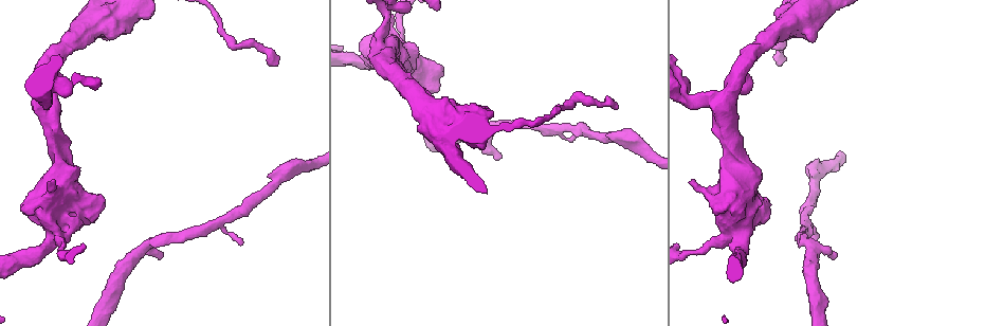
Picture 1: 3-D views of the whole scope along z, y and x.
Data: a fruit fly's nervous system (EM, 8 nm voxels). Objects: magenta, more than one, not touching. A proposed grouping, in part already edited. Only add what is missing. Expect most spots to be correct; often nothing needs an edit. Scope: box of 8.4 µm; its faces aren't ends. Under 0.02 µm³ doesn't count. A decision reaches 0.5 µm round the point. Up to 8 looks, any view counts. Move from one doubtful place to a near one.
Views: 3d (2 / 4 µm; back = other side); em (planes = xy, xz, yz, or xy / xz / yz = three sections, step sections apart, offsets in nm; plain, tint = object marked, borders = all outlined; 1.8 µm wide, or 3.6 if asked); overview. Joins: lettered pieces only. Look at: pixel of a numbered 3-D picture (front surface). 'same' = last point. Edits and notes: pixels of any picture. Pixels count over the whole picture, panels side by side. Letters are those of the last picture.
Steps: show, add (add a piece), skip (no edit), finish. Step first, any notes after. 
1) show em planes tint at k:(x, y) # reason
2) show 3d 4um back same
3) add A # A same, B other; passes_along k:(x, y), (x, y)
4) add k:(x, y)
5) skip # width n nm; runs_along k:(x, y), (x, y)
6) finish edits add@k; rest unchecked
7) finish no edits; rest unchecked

show 3d 4um at 1:(733, 88) # thick turns thin

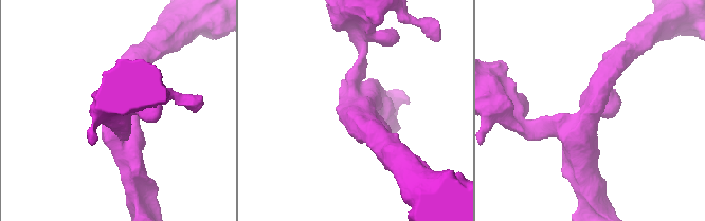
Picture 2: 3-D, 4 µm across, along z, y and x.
show em 3.6um planes borders at 2:(588, 109)

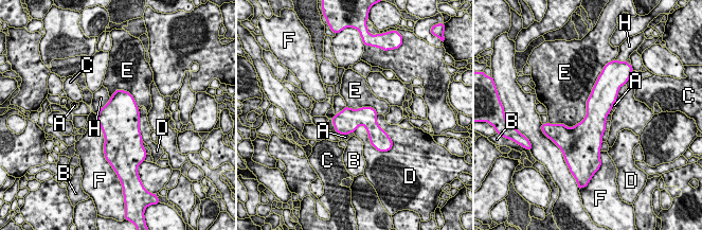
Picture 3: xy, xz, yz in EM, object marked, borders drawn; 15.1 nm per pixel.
skip # A other, B other, C other, D other, E other, F other, H other; border 3:(597, 80), (587, 114), (556, 124); no lettered piece goes on from it

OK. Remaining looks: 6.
show em xy step 16 borders at 1:(618, 107) # thin end

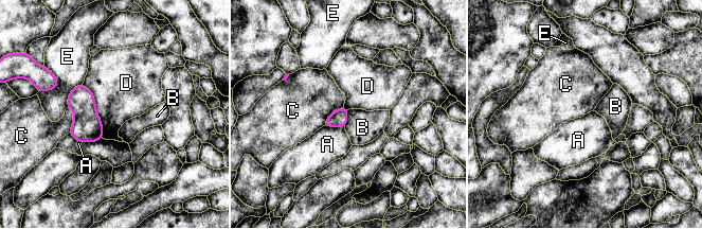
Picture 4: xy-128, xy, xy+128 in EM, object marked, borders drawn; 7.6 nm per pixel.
show em planes borders same

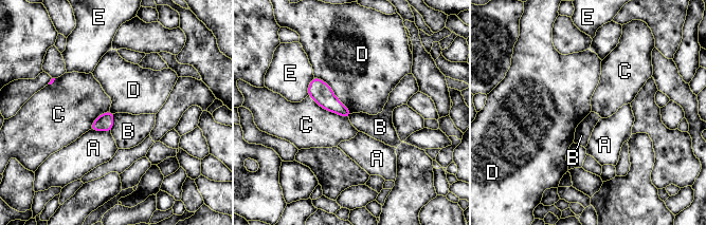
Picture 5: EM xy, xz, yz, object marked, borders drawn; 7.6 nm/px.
skip # A other, B other, C other, D other, E other; border 5:(113, 114), (113, 125), (110, 130); none of them fits

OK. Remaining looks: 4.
show em planes tint at 1:(242, 244) # free end

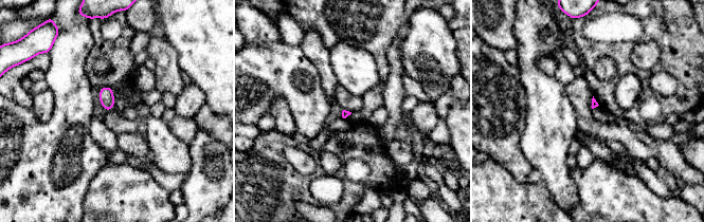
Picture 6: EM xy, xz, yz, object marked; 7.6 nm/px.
show em planes borders same

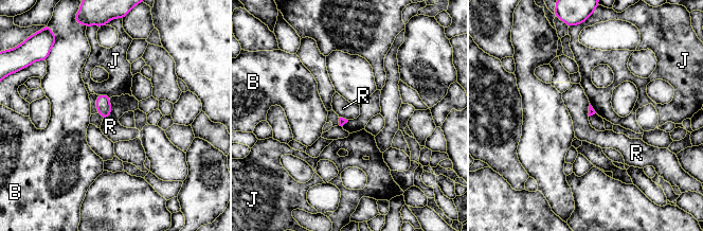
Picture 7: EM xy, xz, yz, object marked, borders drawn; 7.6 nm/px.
skip # B other, J other, R other; no lettered piece goes on from it

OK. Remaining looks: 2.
finish no edits; rest unchecked

